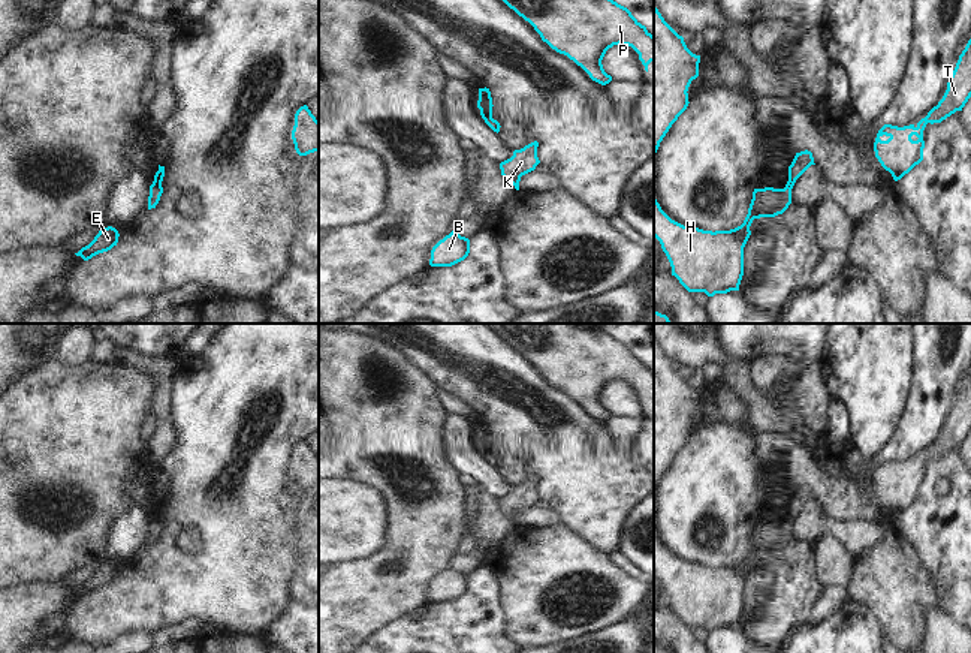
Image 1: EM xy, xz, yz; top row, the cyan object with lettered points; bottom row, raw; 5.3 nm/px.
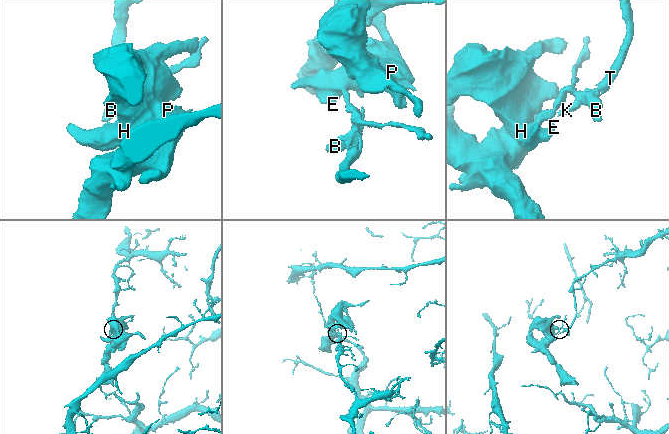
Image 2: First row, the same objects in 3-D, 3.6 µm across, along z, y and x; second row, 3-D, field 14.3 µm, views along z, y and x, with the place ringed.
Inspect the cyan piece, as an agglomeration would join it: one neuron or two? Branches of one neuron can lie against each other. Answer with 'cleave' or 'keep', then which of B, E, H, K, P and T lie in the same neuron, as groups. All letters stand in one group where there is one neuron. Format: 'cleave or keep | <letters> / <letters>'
keep | B E H K P T

